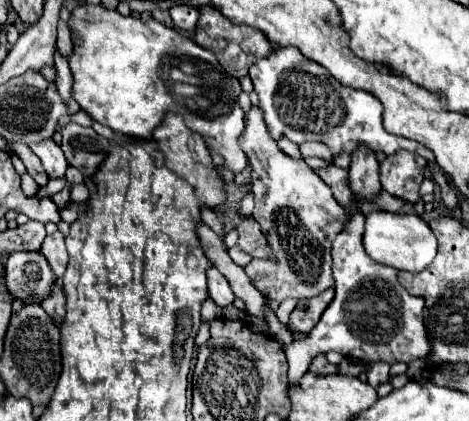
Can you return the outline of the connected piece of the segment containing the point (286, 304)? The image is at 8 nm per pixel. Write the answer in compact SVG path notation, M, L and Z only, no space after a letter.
M288 298L281 302L278 310L276 311L276 315L281 323L285 325L288 323L290 313L296 307L296 304L298 304L298 301L299 300L296 300L294 298Z

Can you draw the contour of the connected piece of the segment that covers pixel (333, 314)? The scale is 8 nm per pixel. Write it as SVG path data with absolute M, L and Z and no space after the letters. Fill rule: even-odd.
M356 212L346 228L336 236L332 244L332 258L334 258L334 290L336 296L322 314L320 322L308 334L306 340L292 342L284 348L288 358L288 380L300 380L310 360L316 354L326 354L330 350L340 352L344 358L372 364L372 362L412 362L418 358L426 359L425 366L435 369L430 360L430 342L424 328L424 298L412 296L406 288L398 282L398 270L384 266L372 260L364 246L364 214ZM378 318L394 318L394 328L380 328Z

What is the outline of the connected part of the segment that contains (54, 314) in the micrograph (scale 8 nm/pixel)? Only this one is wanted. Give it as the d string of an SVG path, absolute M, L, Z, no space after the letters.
M56 284L54 286L54 292L42 302L42 308L46 310L46 314L48 314L48 318L52 320L52 322L60 322L62 318L64 318L64 294L62 294L62 288Z

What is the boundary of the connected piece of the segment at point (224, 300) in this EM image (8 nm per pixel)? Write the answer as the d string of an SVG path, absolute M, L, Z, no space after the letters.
M214 268L208 270L208 292L210 300L220 308L234 302L234 292L230 290L230 284L226 282L224 274L218 274L218 270Z

